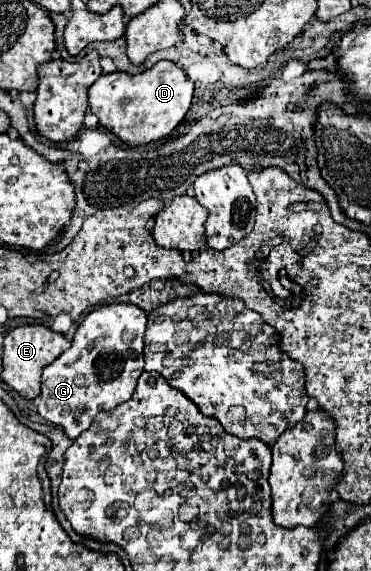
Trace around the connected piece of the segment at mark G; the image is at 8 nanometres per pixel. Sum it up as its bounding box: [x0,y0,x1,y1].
[37,303,147,439]

